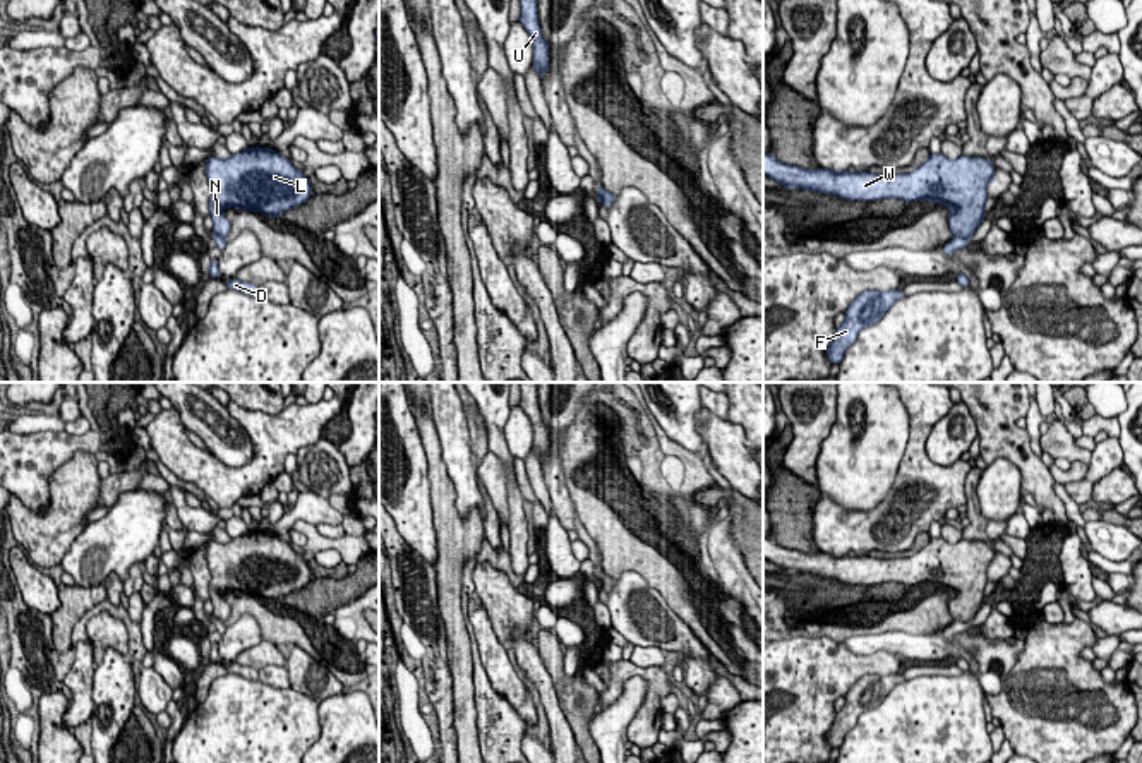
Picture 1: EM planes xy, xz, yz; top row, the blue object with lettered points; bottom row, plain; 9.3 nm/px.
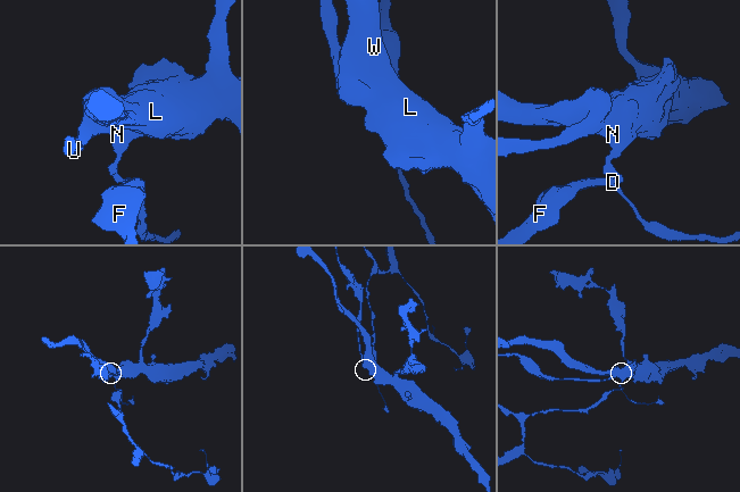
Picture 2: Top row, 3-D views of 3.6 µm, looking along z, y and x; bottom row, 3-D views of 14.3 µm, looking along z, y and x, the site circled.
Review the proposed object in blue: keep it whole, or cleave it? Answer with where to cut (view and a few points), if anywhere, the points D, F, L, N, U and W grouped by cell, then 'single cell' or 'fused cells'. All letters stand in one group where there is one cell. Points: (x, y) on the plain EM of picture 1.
yz (954, 619), (967, 624) | D F / L N U W | fused cells

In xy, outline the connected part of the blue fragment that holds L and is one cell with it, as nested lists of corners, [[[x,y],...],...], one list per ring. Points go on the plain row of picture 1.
[[[255,530],[228,544],[207,542],[204,550],[211,571],[213,616],[218,621],[230,617],[230,605],[223,600],[226,592],[261,595],[276,604],[314,578],[300,552],[276,533]]]

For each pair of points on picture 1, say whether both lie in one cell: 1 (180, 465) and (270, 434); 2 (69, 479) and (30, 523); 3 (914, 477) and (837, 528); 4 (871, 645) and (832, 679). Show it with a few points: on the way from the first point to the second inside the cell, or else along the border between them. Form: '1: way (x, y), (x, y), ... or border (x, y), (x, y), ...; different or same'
1: way (206, 472), (211, 475), (246, 475), (261, 460); same
2: way (69, 492), (69, 498), (43, 523); same
3: way (894, 492), (894, 501), (866, 528), (859, 528); same
4: border (844, 642), (856, 654), (889, 650), (901, 657); different

